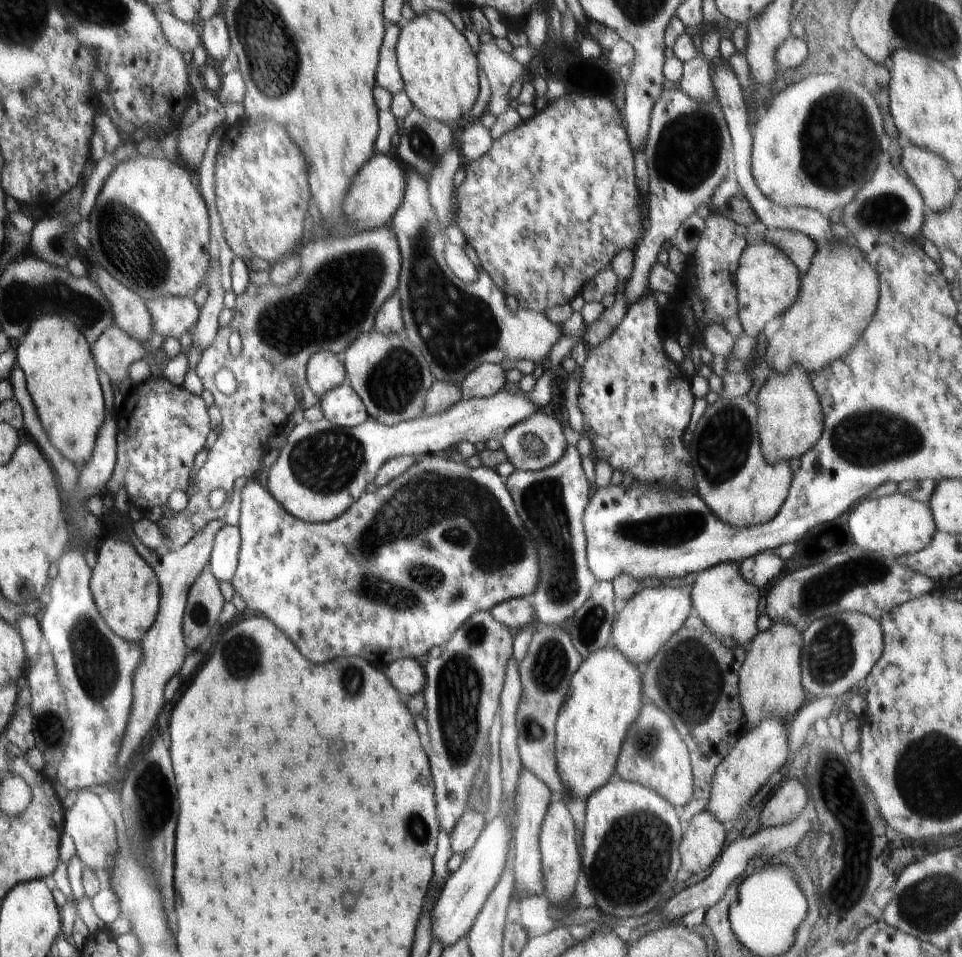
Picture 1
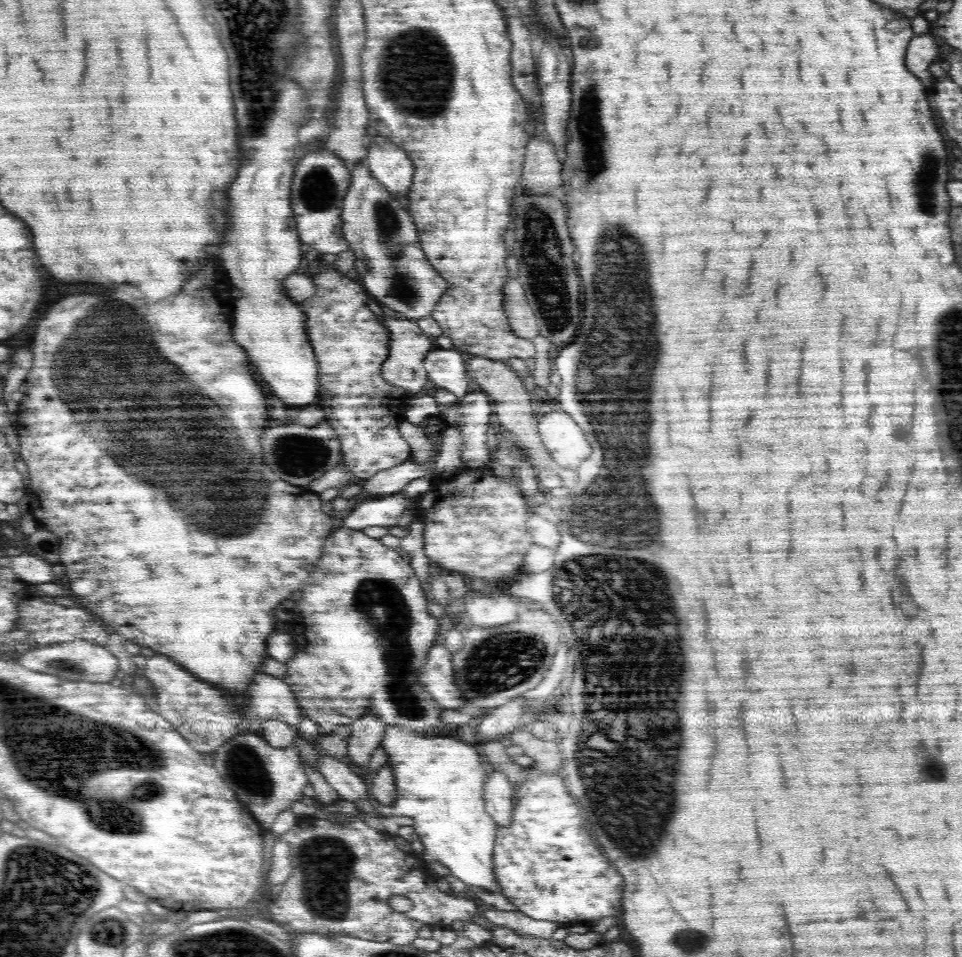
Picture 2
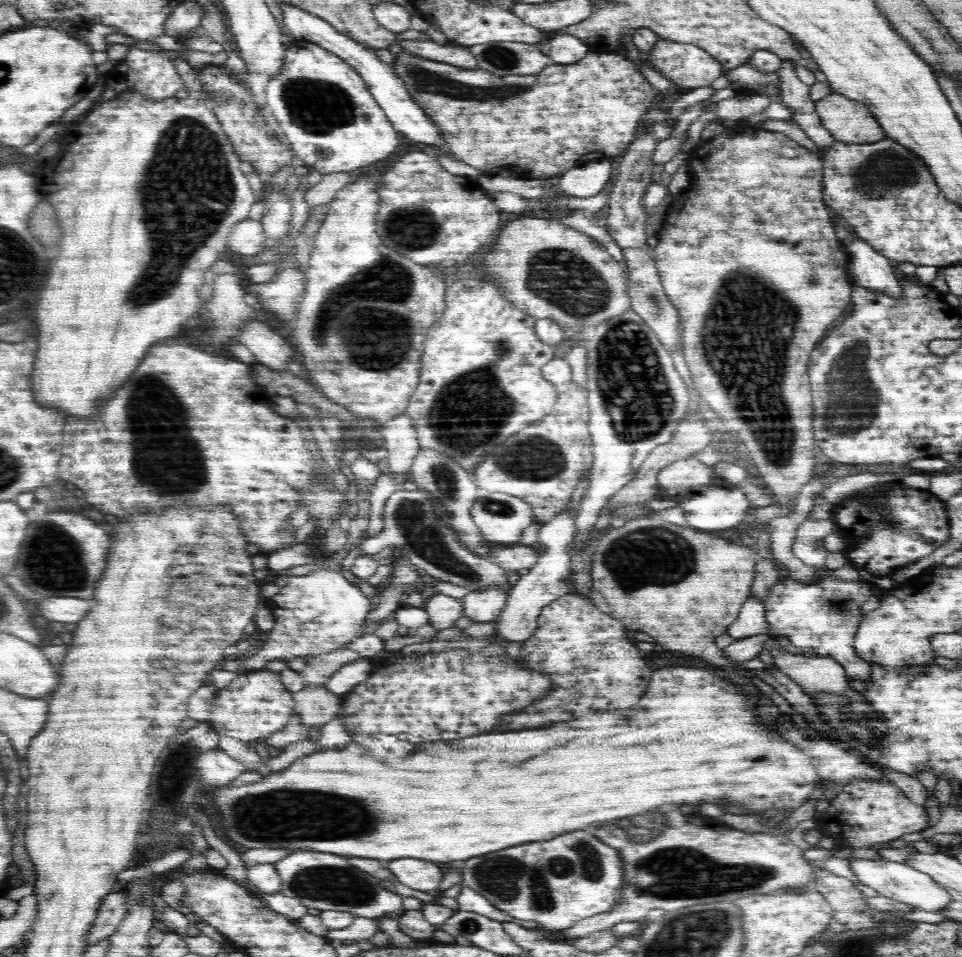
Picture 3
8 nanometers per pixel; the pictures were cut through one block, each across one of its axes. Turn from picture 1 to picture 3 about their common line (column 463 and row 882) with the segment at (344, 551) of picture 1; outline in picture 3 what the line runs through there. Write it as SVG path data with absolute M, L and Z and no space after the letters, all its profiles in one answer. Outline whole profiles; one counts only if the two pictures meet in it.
M574 830L546 842L526 842L498 850L494 854L481 854L464 862L461 873L463 884L485 896L514 920L536 922L540 929L557 931L570 928L582 919L610 912L622 900L622 882L624 882L624 863L618 849L594 838L586 830Z

